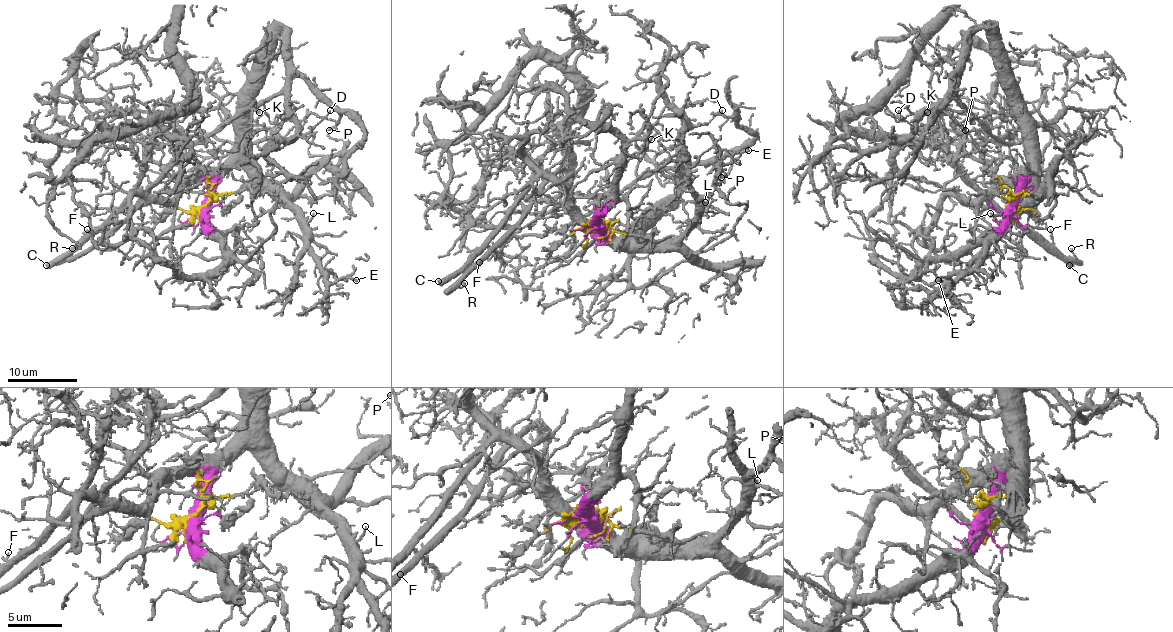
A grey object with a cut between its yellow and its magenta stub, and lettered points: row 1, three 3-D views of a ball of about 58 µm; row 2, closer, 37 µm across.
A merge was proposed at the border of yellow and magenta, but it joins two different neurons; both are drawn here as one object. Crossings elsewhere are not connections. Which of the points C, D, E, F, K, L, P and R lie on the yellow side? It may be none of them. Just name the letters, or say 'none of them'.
C, F, R

